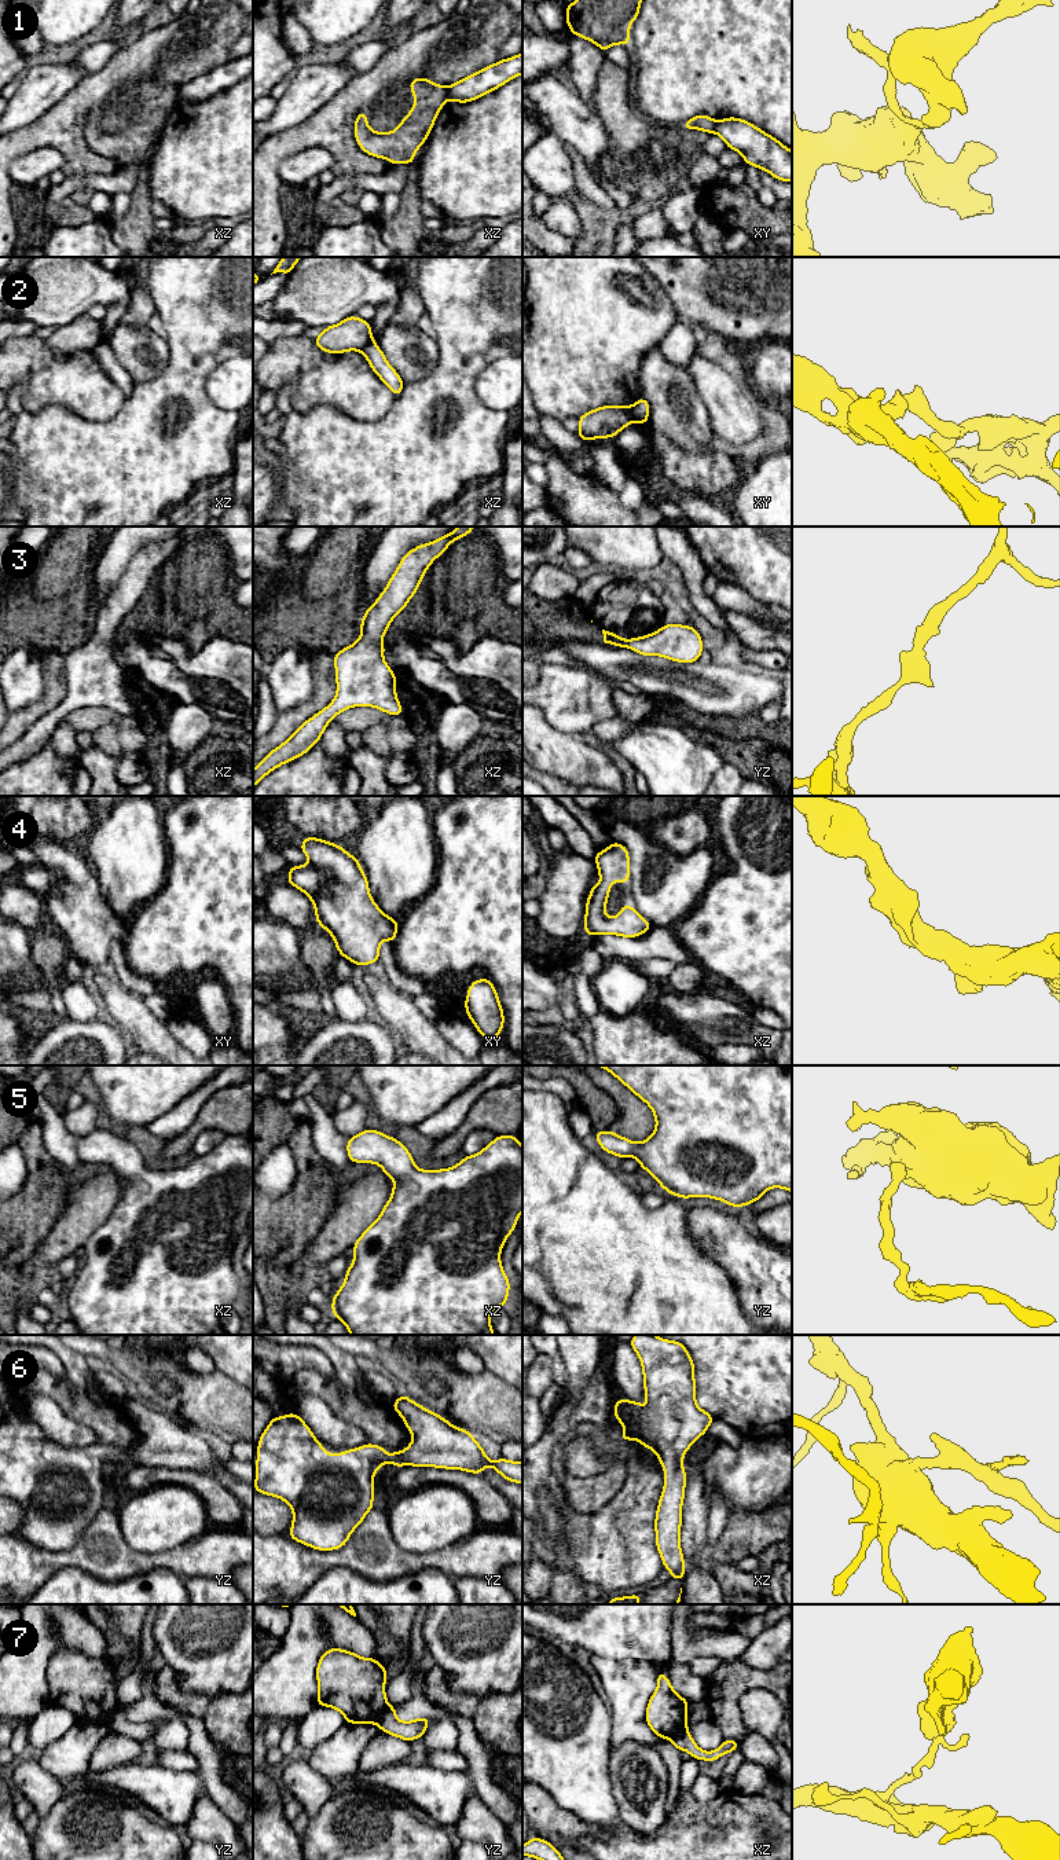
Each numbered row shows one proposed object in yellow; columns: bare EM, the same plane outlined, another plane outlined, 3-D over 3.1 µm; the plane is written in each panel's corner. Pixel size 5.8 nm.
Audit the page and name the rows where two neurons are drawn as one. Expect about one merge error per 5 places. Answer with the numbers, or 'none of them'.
1, 2, 7

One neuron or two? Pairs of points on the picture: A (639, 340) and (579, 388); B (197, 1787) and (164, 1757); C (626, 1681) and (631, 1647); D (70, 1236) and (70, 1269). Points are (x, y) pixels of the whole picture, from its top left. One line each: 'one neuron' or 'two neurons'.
A: one neuron
B: two neurons
C: two neurons
D: two neurons

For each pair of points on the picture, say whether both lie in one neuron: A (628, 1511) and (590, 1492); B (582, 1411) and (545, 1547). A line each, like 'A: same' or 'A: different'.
A: different
B: same

